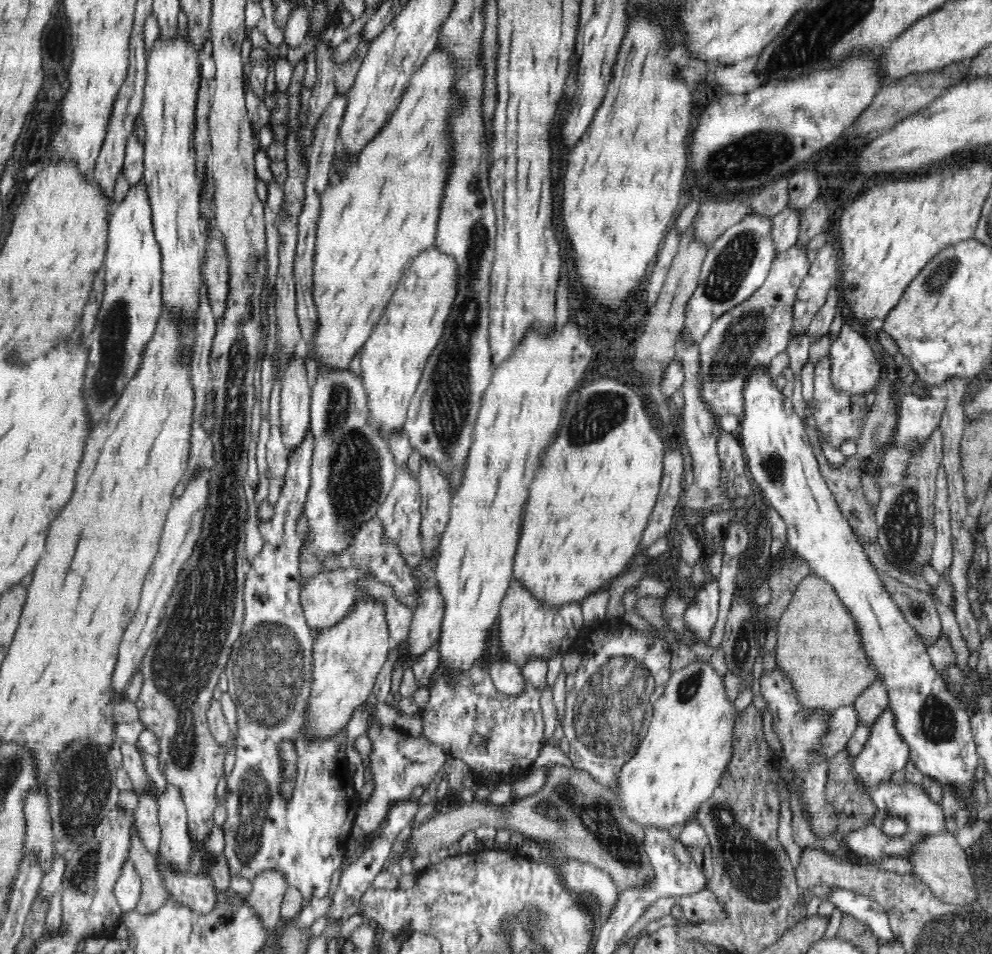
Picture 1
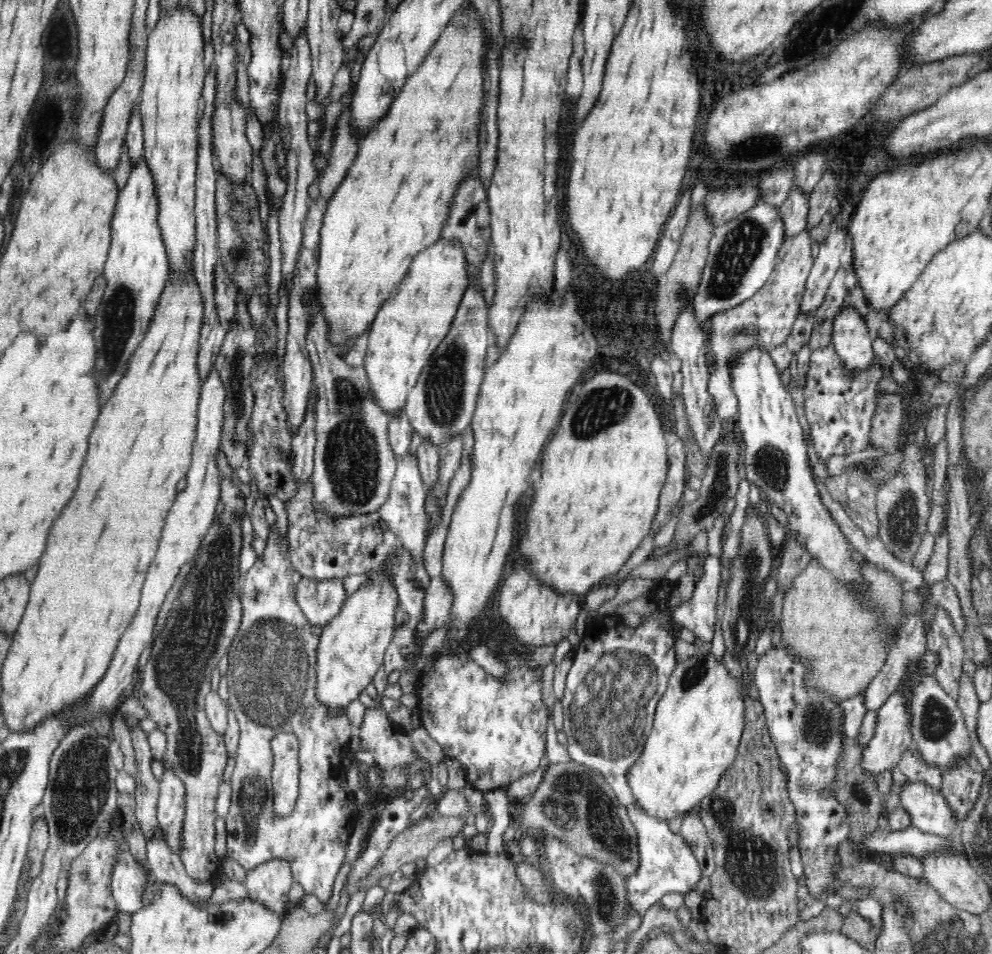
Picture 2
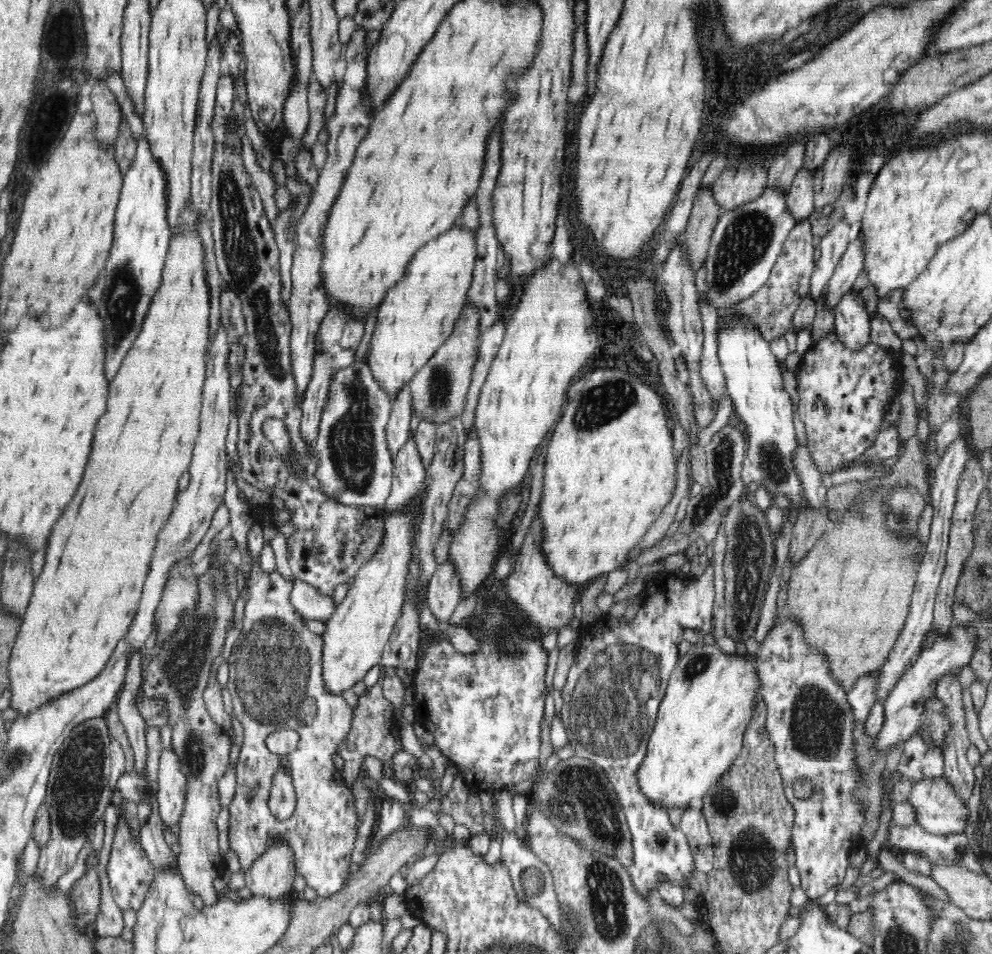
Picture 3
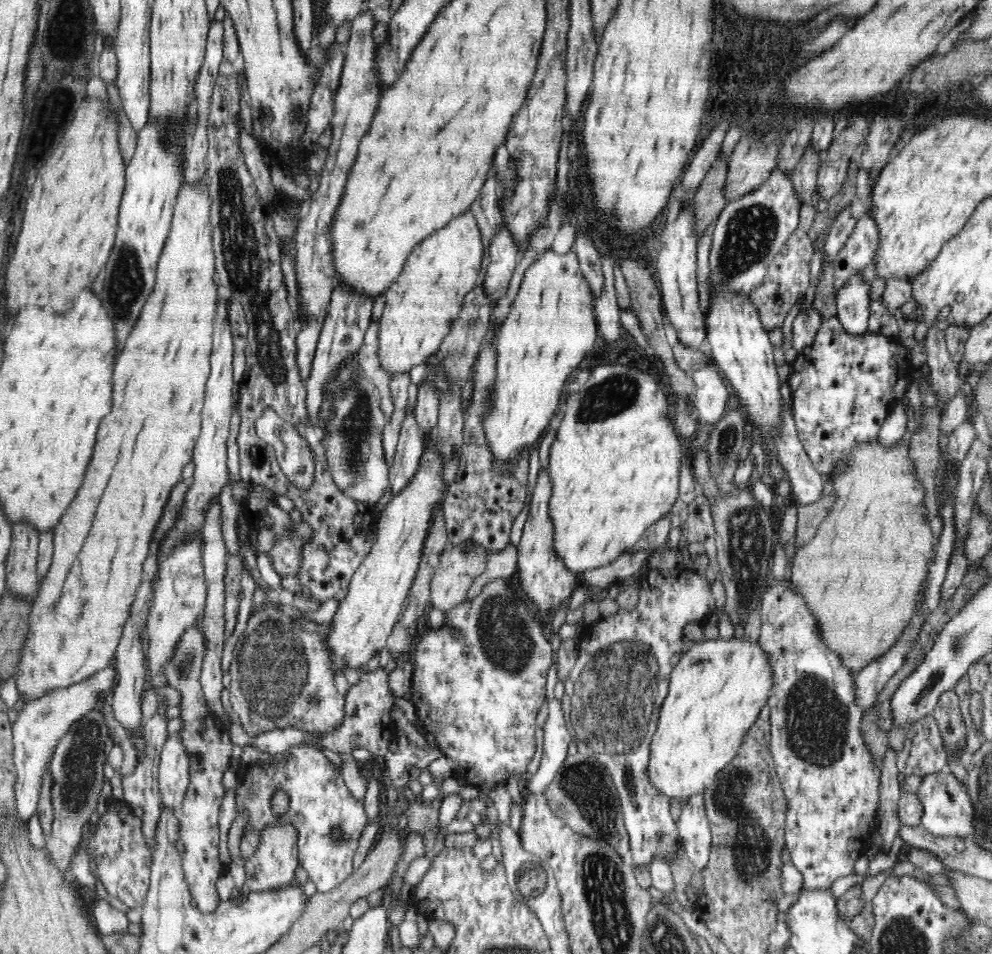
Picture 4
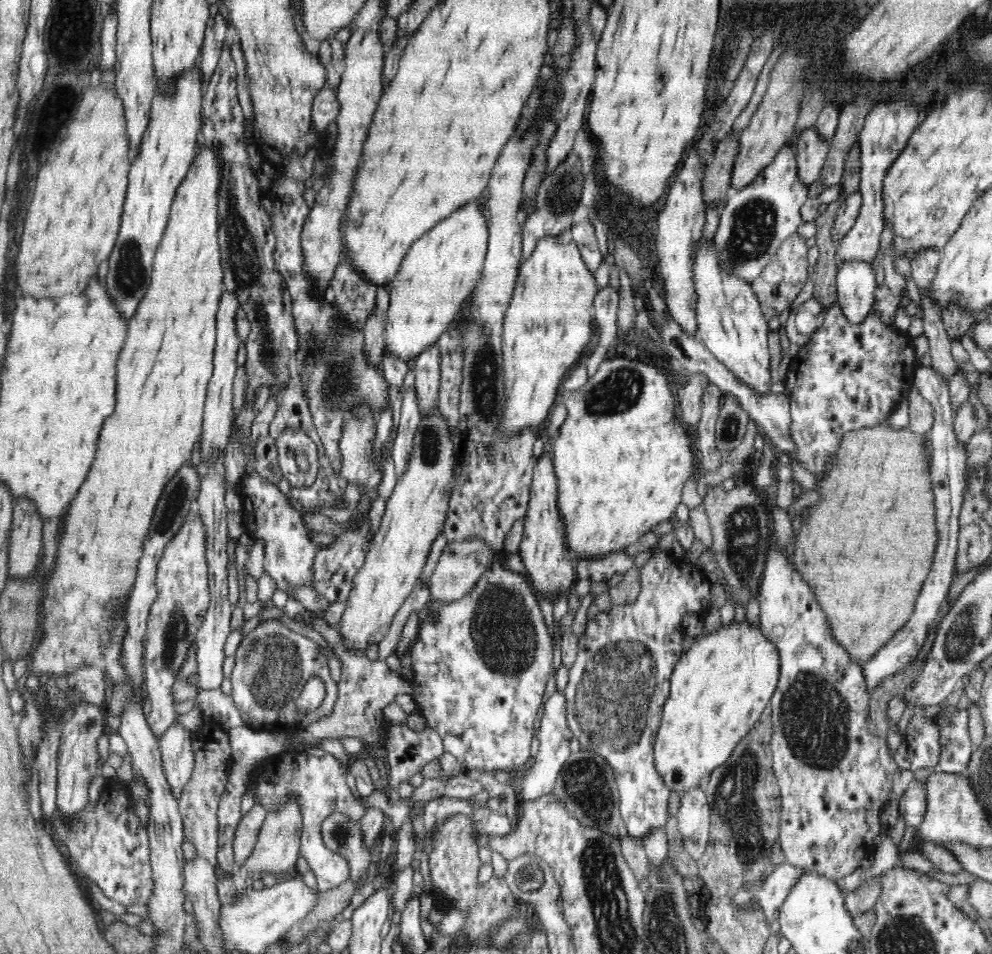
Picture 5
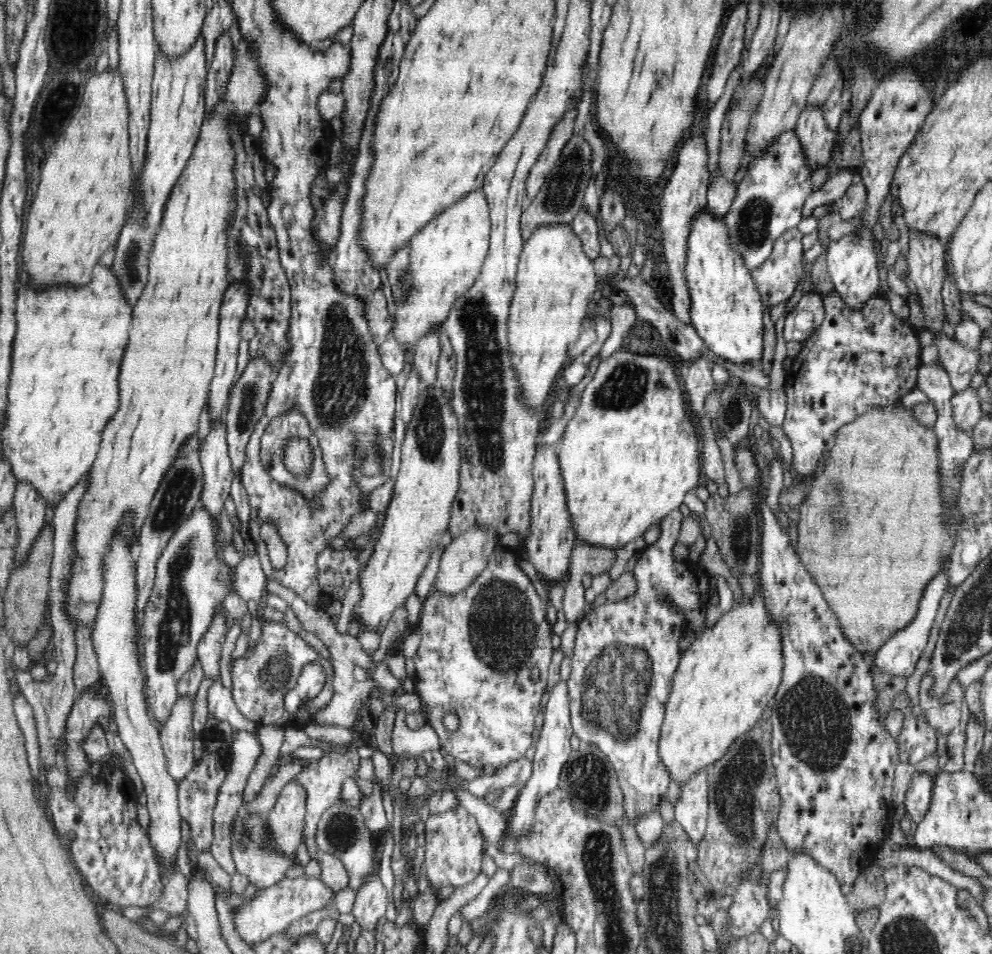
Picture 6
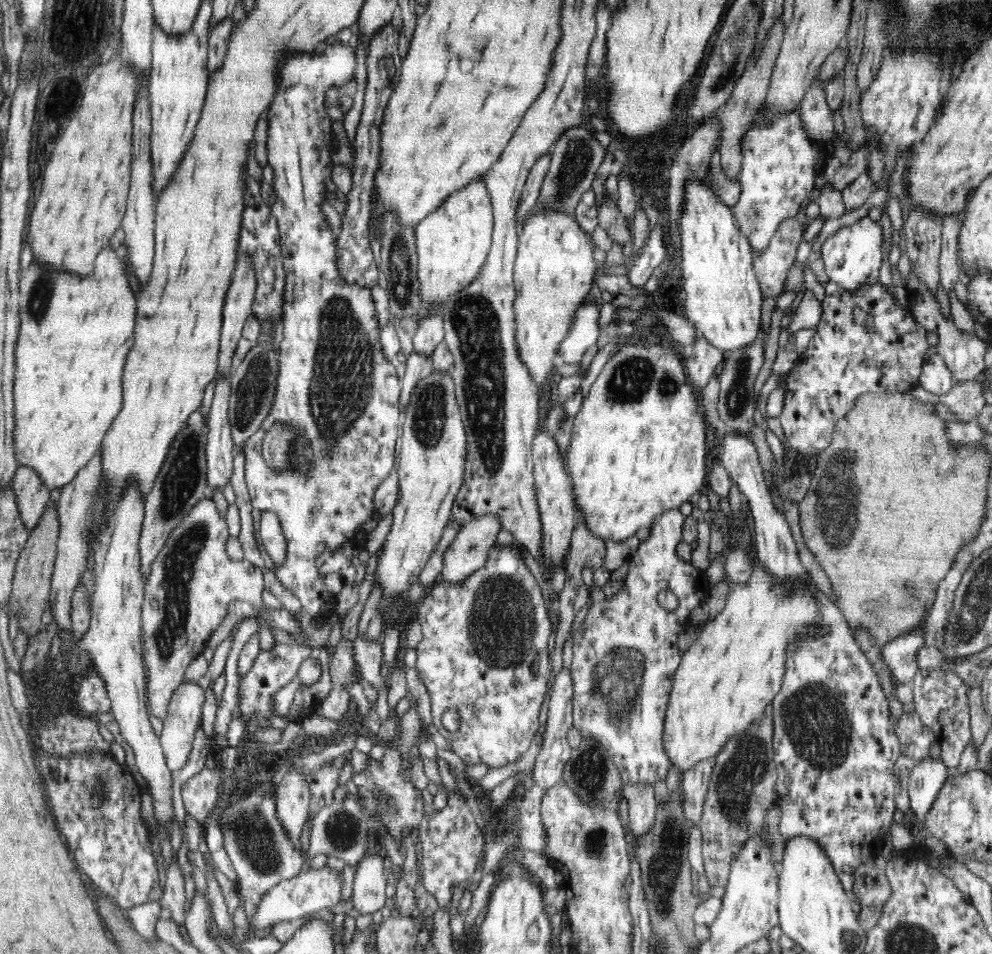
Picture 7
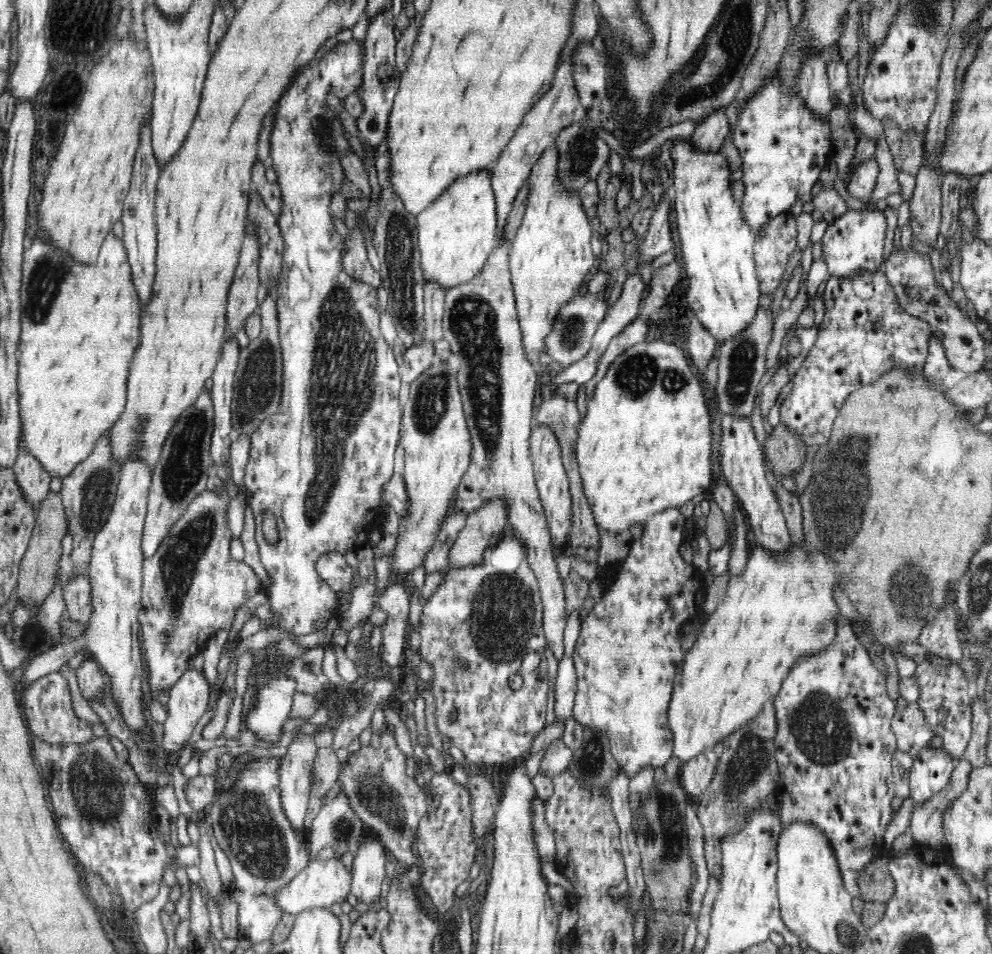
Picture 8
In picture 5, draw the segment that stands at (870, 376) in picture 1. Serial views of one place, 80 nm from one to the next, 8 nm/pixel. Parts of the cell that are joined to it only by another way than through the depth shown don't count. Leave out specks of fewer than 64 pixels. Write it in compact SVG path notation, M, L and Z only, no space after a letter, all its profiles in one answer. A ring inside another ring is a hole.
M850 259L836 272L837 303L850 323L858 324L874 304L876 275L871 262Z

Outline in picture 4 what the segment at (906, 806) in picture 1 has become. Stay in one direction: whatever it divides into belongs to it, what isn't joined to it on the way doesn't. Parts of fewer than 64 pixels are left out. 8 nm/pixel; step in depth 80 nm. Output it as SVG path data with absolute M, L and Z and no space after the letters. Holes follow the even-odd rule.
M947 769L938 774L932 774L924 777L917 792L918 799L924 807L921 825L932 834L938 836L962 836L966 839L972 839L974 834L975 812L974 805L970 801L967 785L960 783Z

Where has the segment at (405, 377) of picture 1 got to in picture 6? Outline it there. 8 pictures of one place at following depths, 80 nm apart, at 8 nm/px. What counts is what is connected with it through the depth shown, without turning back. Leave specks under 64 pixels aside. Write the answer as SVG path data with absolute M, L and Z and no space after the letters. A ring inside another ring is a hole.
M483 189L469 192L463 199L456 201L452 207L448 207L443 213L434 217L427 225L424 225L410 239L410 273L412 273L412 289L408 296L404 296L404 302L396 305L395 323L391 332L400 347L413 347L415 342L434 327L442 328L443 322L448 316L454 301L466 294L474 284L478 275L482 272L482 265L489 249L491 234L491 220L488 201Z

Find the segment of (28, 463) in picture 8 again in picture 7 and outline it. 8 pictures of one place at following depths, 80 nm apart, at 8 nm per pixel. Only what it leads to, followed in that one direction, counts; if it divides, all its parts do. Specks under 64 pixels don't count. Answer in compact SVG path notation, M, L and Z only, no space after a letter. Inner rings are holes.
M20 465L13 476L13 492L20 517L29 533L40 524L50 502L50 490L32 467Z

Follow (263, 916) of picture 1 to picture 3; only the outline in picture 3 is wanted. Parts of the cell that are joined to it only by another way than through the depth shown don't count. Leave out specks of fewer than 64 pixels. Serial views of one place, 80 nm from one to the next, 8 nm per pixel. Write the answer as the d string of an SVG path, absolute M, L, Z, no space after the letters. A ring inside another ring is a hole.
M272 843L245 872L245 884L254 896L279 899L293 892L294 853L288 843Z

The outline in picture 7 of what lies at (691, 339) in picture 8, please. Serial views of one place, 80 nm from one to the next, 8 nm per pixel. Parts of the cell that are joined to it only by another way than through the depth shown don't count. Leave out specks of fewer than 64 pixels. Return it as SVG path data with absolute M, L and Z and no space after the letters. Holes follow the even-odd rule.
M701 335L696 337L689 349L690 352L684 354L684 368L688 383L696 389L696 394L700 395L708 380L714 376L716 368L723 363L725 354Z

